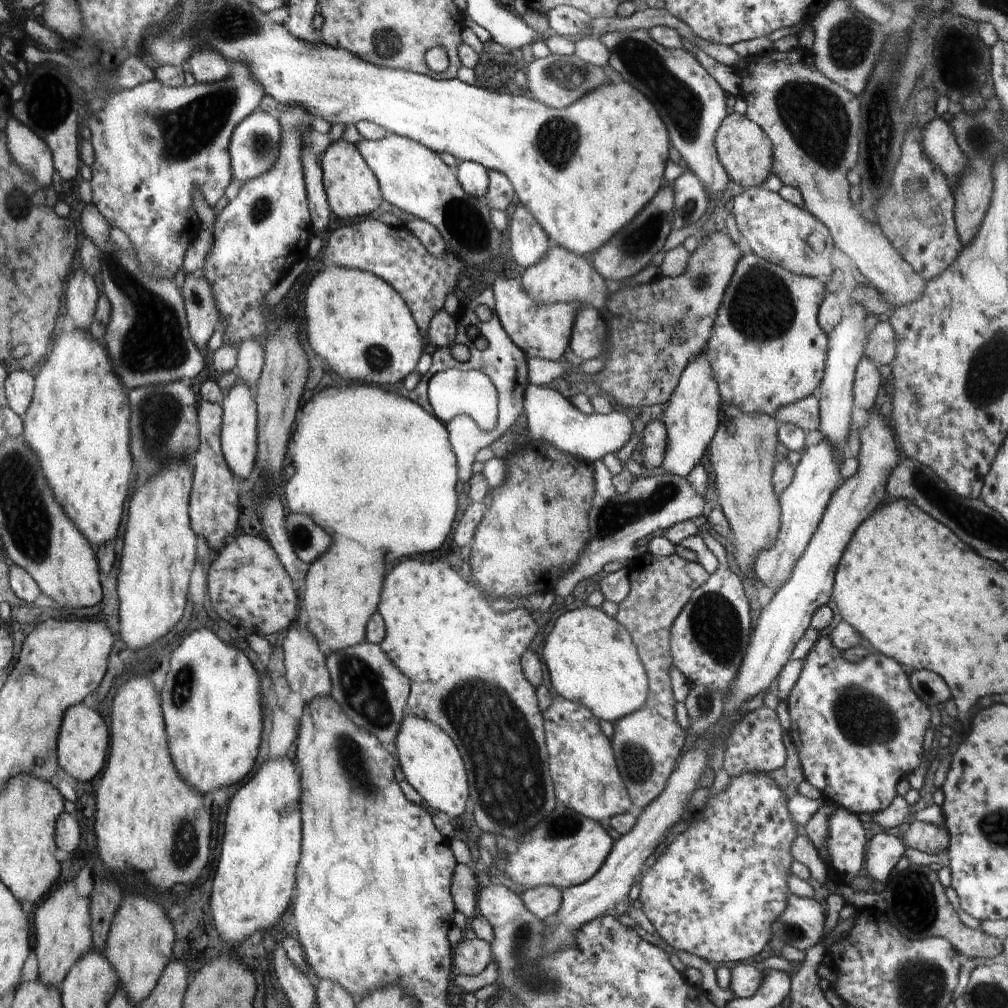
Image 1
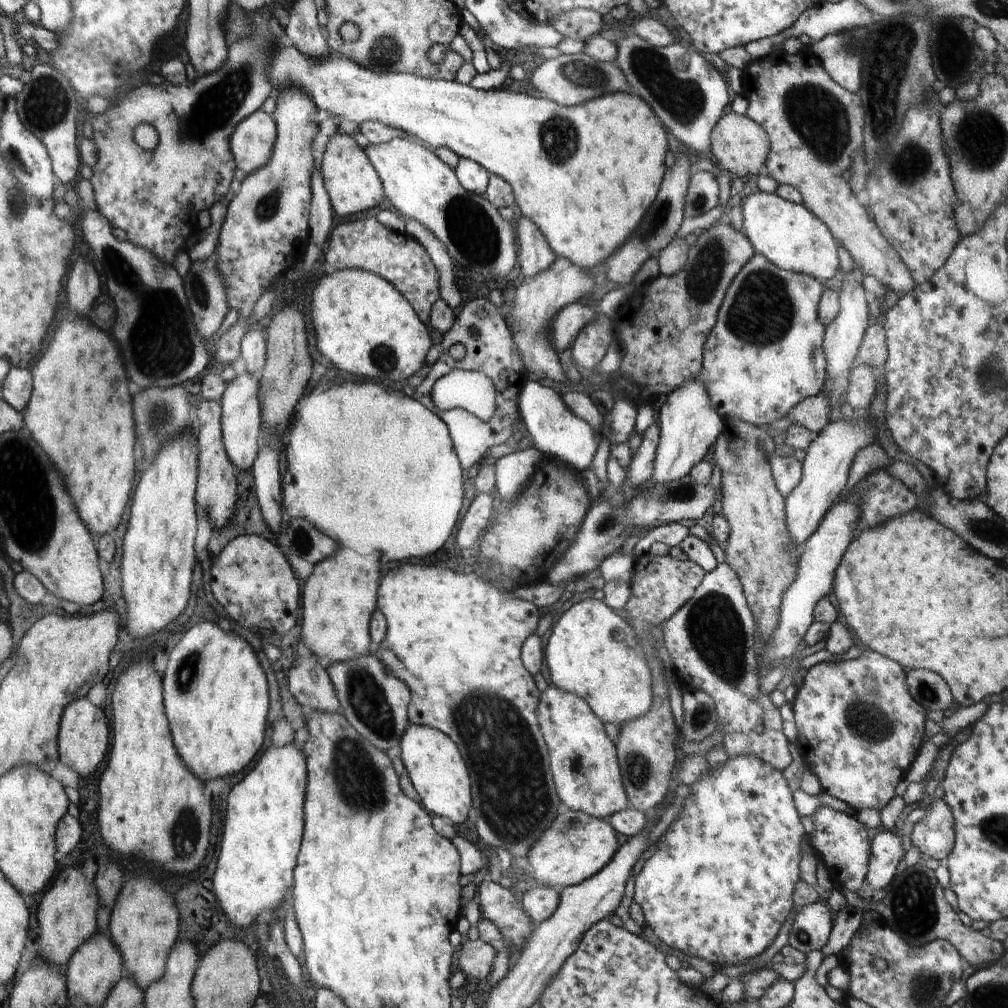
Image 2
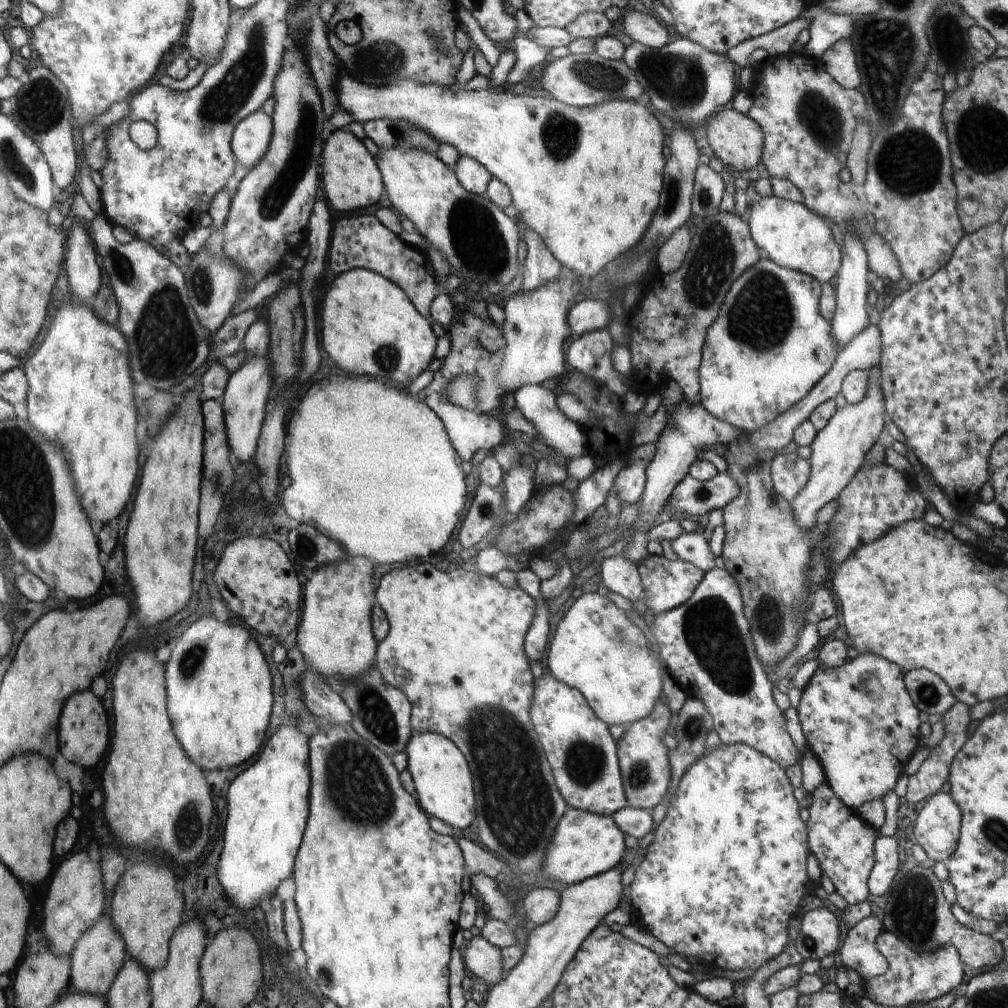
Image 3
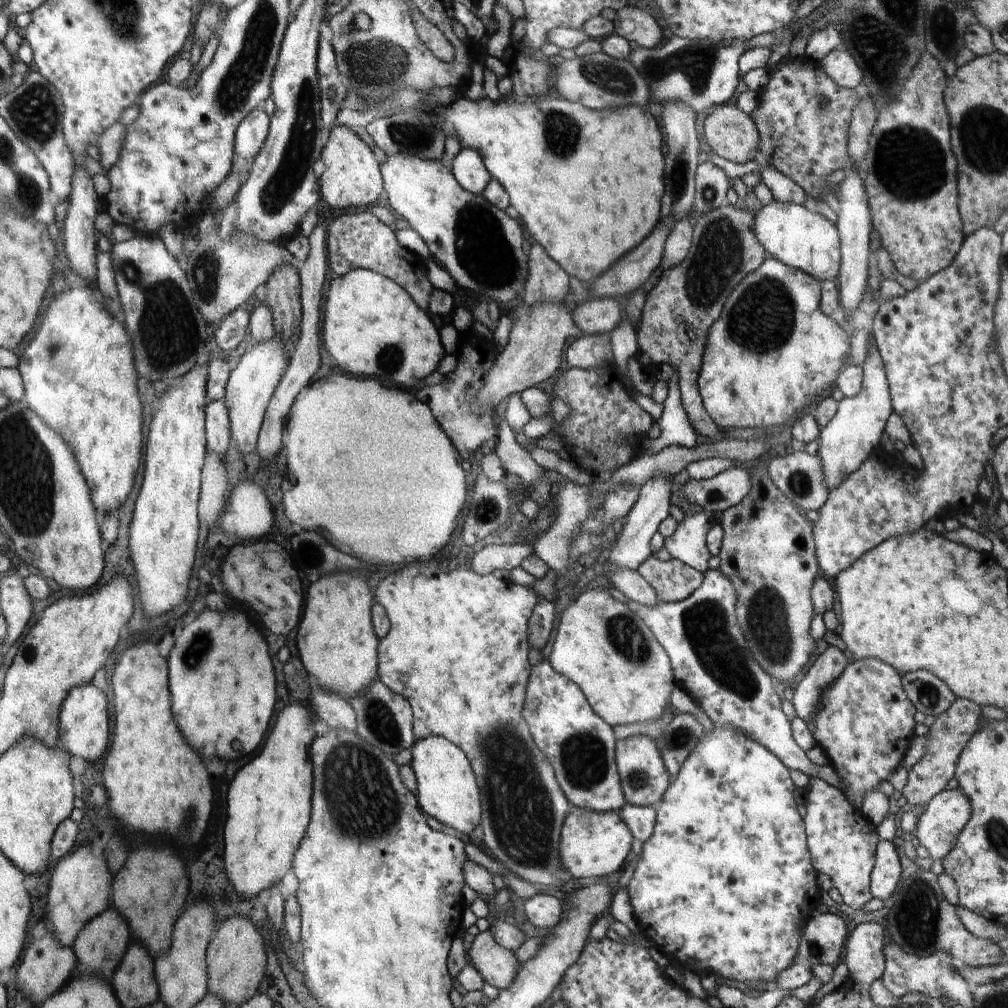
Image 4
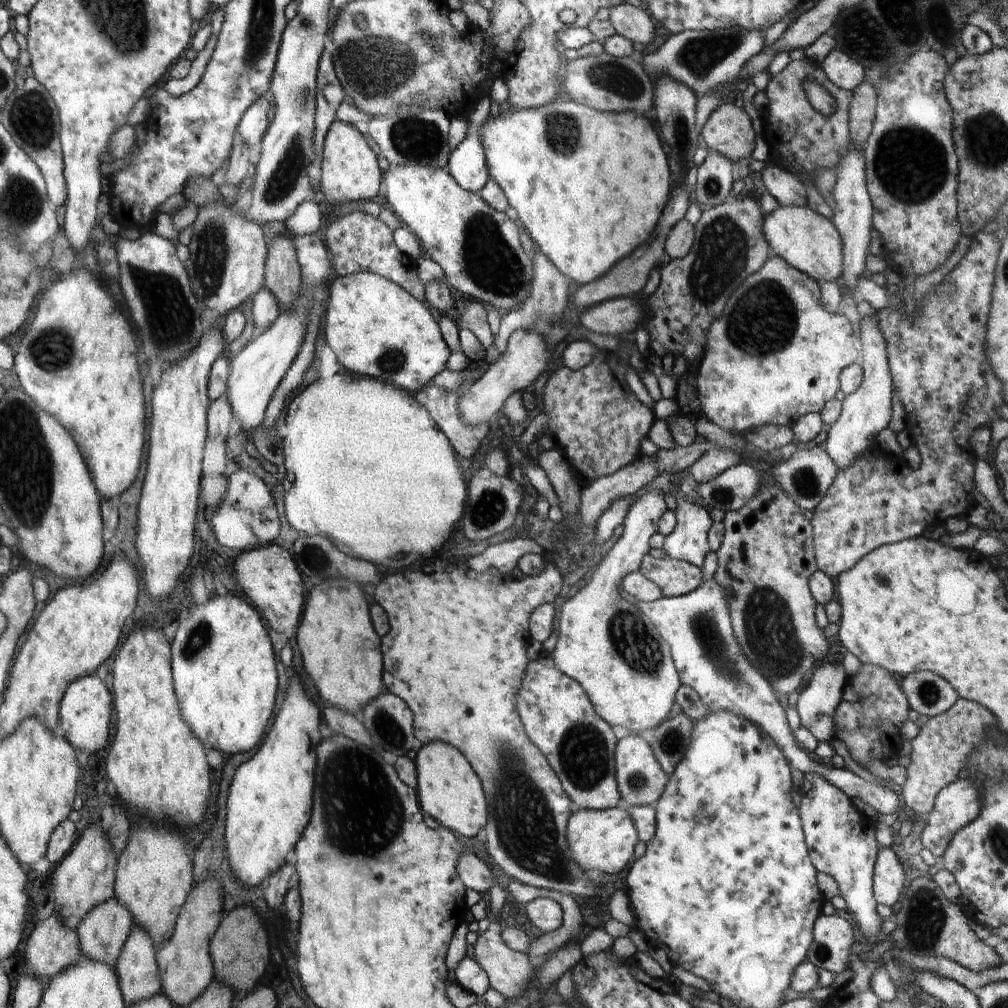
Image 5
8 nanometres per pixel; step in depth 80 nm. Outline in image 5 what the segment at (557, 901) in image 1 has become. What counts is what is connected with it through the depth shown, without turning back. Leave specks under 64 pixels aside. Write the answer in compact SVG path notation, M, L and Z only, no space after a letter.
M538 897L529 902L526 912L540 934L552 933L563 923L562 907L548 897Z

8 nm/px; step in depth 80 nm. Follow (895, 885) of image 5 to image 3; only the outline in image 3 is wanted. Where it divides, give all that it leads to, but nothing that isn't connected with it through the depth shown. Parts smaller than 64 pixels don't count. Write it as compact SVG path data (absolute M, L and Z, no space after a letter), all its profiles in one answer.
M880 835L873 847L875 861L867 885L870 894L882 896L889 892L894 876L899 870L898 843L894 837Z

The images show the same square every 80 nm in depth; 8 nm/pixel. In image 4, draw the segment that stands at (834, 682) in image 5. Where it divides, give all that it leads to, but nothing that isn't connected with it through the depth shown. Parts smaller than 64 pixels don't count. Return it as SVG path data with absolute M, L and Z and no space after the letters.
M836 646L827 647L808 668L802 681L796 689L789 692L796 717L800 717L806 724L816 714L819 698L823 688L841 675L848 661L843 651Z

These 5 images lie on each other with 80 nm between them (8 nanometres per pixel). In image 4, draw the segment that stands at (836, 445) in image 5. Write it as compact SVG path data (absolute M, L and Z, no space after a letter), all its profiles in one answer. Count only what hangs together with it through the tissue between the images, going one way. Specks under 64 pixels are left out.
M878 346L871 347L862 366L863 383L855 397L844 397L839 402L836 414L820 431L817 455L823 469L824 486L828 492L838 488L855 470L858 470L875 447L880 446L884 426L893 412L887 376Z

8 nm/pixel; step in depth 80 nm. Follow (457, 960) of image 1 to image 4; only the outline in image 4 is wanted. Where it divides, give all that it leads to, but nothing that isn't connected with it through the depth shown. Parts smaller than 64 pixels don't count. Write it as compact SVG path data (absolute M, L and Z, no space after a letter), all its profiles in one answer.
M490 929L474 937L468 954L470 964L476 967L485 982L499 990L513 983L521 965L512 951L506 950L493 939Z

